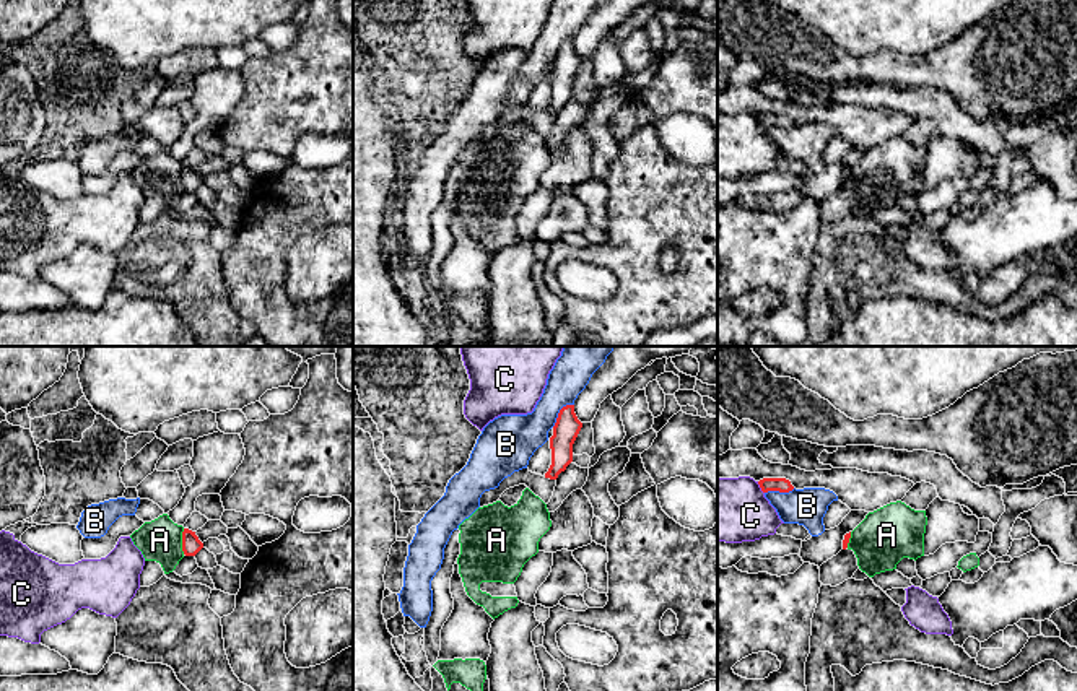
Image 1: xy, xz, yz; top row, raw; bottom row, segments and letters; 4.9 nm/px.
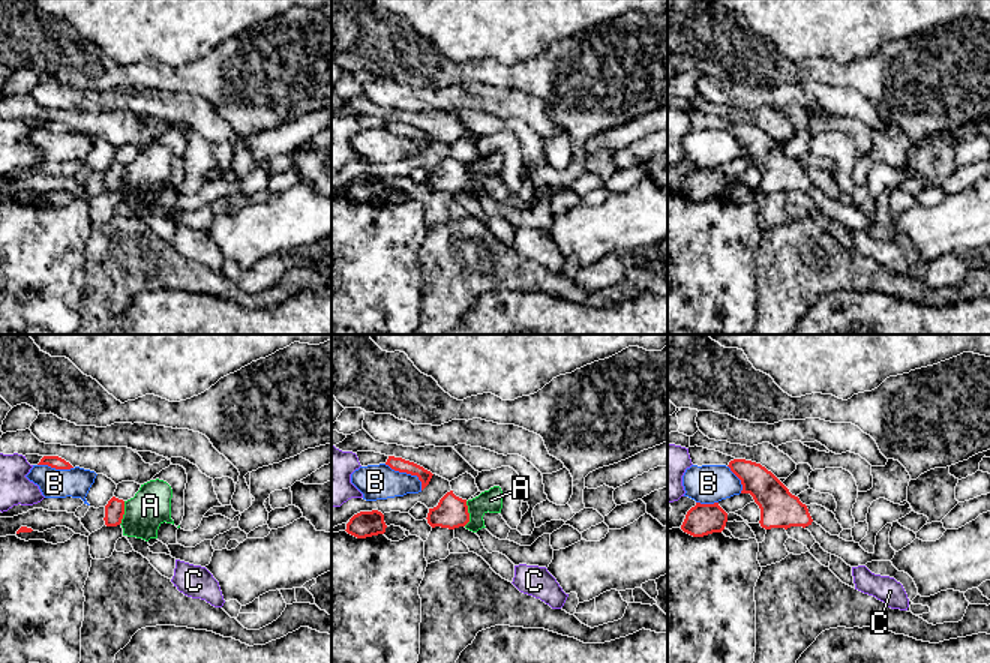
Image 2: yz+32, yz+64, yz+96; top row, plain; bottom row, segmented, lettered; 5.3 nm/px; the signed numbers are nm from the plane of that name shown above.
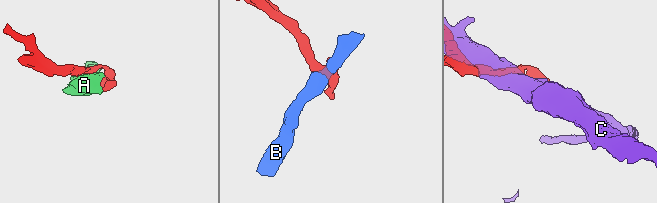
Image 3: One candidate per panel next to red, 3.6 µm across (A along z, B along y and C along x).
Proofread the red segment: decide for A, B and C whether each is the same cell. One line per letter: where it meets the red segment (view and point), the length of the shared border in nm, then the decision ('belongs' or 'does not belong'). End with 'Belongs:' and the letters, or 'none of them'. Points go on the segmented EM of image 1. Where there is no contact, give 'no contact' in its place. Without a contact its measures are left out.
A: contact xy (183, 542); length 130 nm; does not belong
B: contact xz (560, 412); length 160 nm; does not belong
C: contact yz (760, 486); length 70 nm; does not belong
Belongs: none of them

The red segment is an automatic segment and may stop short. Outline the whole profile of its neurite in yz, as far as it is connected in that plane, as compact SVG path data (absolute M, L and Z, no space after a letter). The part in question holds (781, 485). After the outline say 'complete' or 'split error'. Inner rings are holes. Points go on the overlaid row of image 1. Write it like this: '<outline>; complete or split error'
M763 478L758 481L763 493L768 491L779 491L779 493L789 493L794 489L789 480L786 478Z; complete

